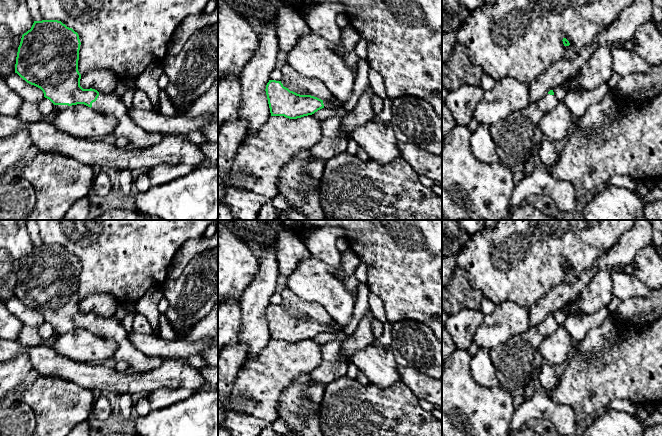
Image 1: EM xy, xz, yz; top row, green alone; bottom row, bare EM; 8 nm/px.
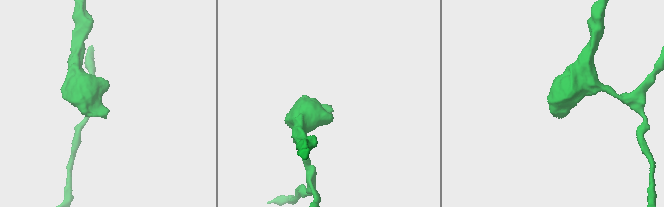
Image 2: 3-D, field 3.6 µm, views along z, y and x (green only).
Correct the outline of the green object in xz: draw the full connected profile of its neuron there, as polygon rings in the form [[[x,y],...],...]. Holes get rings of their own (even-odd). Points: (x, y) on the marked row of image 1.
[[[269,80],[266,95],[271,116],[297,119],[312,115],[322,108],[338,109],[343,106],[335,97],[321,100],[311,95],[300,95],[284,87],[281,81]]]

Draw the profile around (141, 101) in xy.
[[[140,89],[135,90],[135,94],[132,101],[132,107],[140,110],[153,109],[152,103],[148,95]]]

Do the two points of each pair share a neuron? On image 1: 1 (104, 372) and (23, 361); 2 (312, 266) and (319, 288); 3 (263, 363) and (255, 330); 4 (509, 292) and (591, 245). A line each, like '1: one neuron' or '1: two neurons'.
1: two neurons
2: one neuron
3: two neurons
4: one neuron

